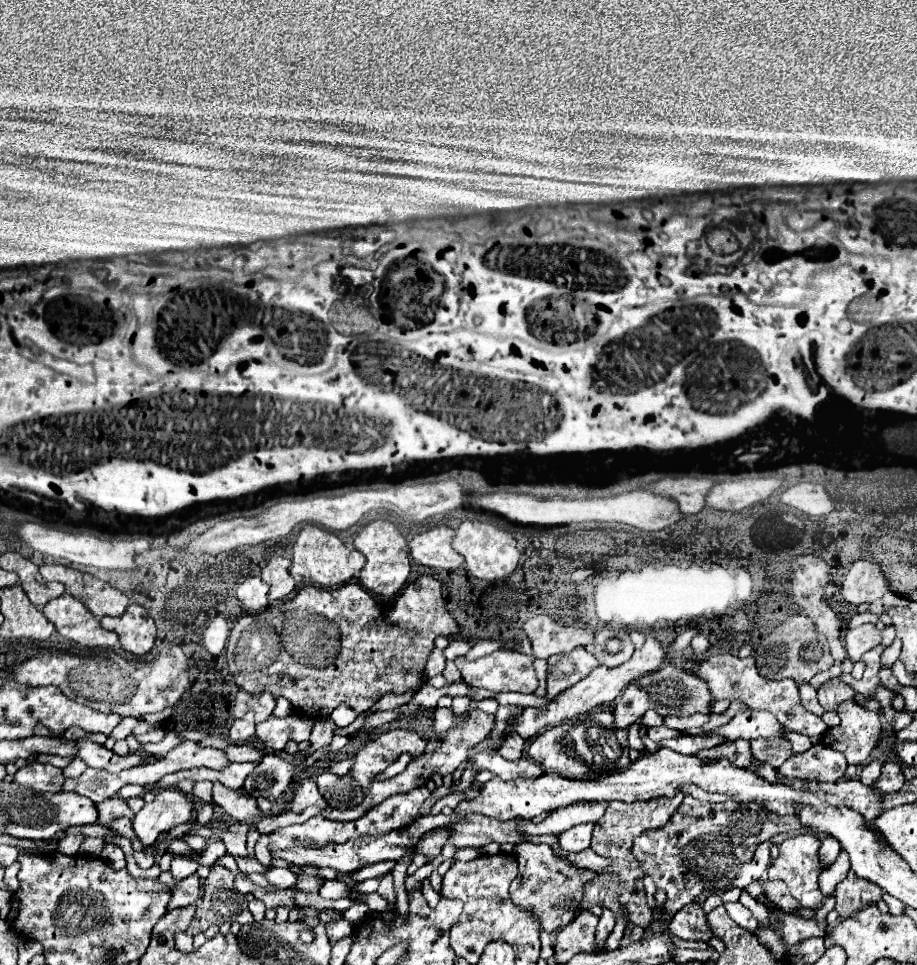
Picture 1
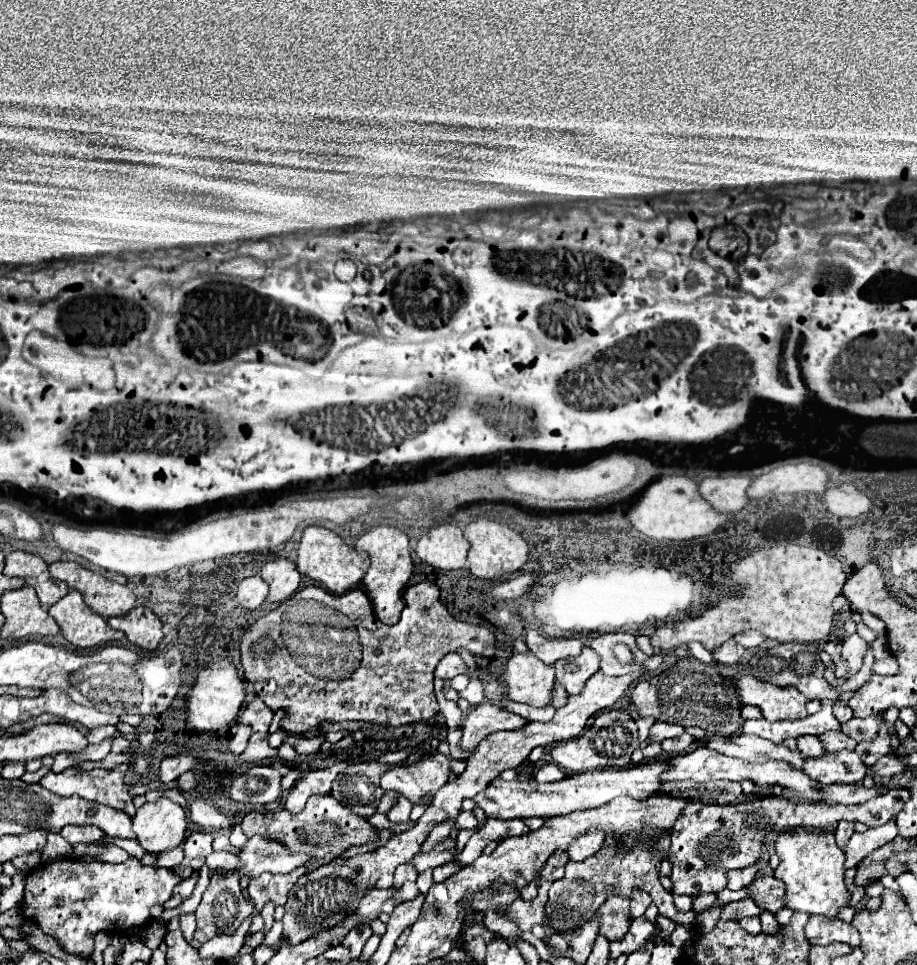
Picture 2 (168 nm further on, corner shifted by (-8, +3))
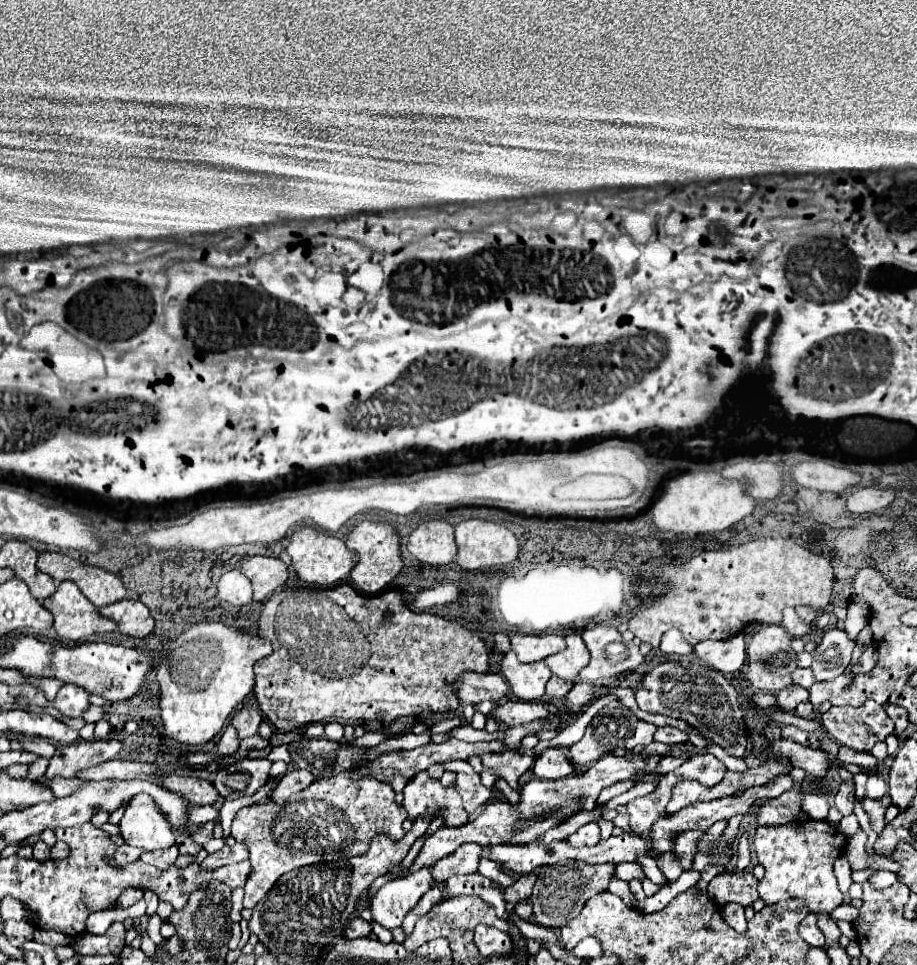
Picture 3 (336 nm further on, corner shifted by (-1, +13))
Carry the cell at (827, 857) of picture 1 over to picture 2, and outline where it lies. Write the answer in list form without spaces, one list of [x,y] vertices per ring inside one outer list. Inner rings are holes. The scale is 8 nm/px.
[[[840,821],[836,825],[836,843],[844,849],[848,839],[852,837],[852,833],[854,833],[854,823],[852,821]]]

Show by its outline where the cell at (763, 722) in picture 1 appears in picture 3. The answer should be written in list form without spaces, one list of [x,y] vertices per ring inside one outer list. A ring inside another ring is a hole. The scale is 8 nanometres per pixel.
[[[845,675],[835,677],[833,681],[813,683],[813,687],[809,689],[809,693],[811,693],[809,701],[813,703],[813,707],[815,707],[815,711],[817,711],[821,703],[825,703],[825,701],[829,701],[829,699],[837,697],[837,695],[841,693],[841,689],[843,689],[843,687],[847,687],[847,685],[849,685],[849,677],[845,677]]]

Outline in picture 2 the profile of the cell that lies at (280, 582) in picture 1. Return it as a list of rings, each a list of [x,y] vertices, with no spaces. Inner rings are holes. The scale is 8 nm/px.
[[[288,559],[268,561],[262,567],[260,577],[270,587],[270,593],[266,597],[268,603],[282,603],[290,595],[294,595],[296,589],[300,587],[300,573],[298,573],[296,565],[292,561],[288,561]]]

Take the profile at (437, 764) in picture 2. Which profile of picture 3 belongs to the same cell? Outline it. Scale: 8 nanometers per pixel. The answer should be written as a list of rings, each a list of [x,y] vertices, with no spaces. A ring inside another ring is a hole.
[[[427,771],[417,773],[403,791],[403,807],[409,815],[409,819],[417,819],[421,815],[427,815],[429,811],[437,811],[441,807],[441,817],[445,819],[445,825],[465,825],[467,823],[467,811],[461,805],[461,795],[455,787],[443,787],[437,779],[431,779]]]

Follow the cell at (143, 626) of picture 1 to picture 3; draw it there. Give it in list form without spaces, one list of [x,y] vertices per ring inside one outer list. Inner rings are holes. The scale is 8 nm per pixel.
[[[123,599],[107,605],[101,609],[101,615],[113,619],[119,631],[131,637],[147,637],[155,627],[155,619],[151,617],[149,609],[135,599]]]

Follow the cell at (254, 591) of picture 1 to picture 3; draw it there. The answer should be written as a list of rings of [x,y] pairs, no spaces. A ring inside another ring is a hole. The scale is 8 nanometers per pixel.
[[[239,569],[227,571],[217,583],[217,595],[223,601],[229,601],[231,605],[247,605],[253,595],[251,581],[245,575],[241,575]]]

